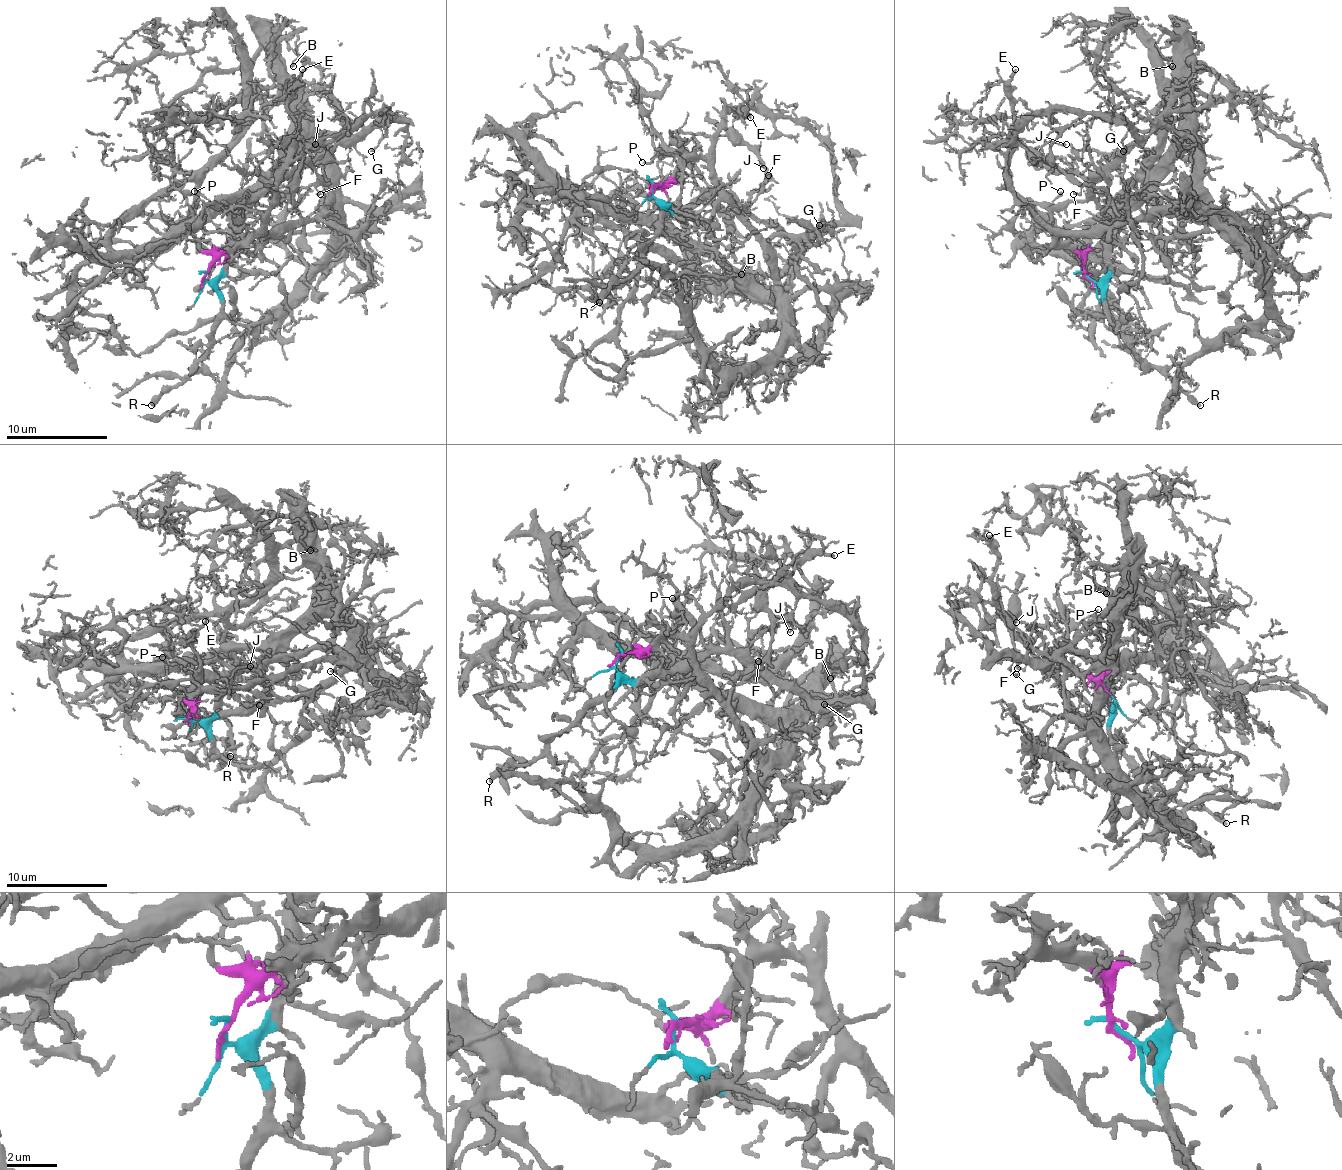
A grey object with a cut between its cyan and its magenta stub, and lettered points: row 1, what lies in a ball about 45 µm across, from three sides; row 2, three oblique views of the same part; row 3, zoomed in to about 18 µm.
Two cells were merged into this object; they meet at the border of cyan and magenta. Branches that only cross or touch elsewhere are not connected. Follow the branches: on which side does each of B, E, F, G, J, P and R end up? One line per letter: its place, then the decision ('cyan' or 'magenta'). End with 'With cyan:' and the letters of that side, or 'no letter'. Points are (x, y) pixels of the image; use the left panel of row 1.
B: (293, 66) | magenta
E: (302, 69) | magenta
F: (320, 194) | magenta
G: (371, 151) | cyan
J: (315, 144) | magenta
P: (194, 191) | cyan
R: (151, 405) | cyan
With cyan: G, P, R

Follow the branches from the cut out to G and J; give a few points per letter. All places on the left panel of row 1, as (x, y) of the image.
G: (204, 277), (209, 282), (222, 271), (229, 226), (267, 188), (376, 127), (381, 140), (371, 150)
J: (204, 277), (224, 251), (272, 236), (290, 218), (303, 188), (318, 180), (310, 165), (310, 142), (315, 145)

